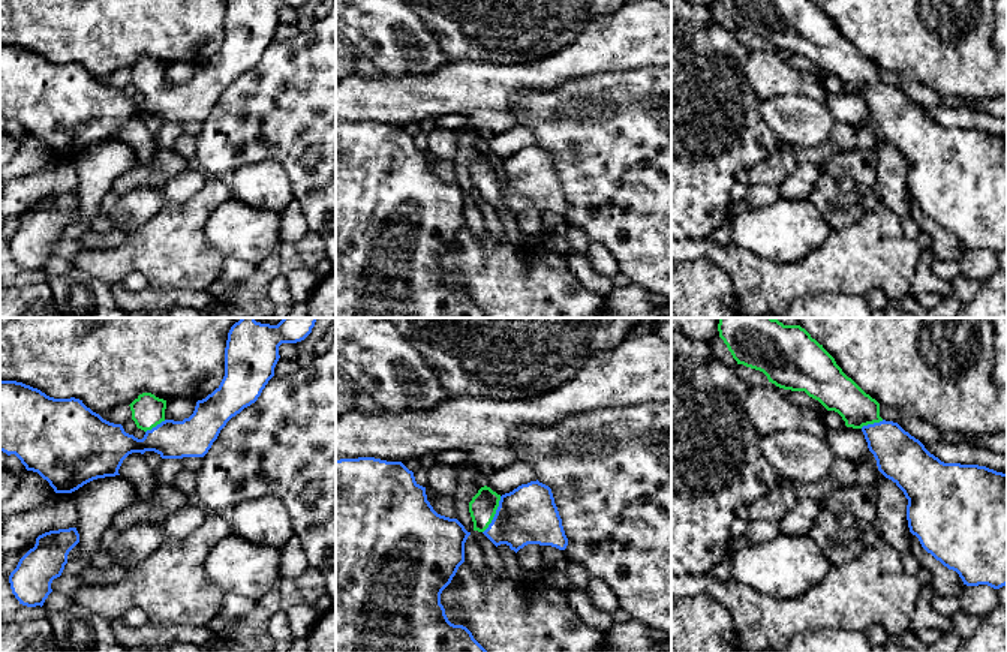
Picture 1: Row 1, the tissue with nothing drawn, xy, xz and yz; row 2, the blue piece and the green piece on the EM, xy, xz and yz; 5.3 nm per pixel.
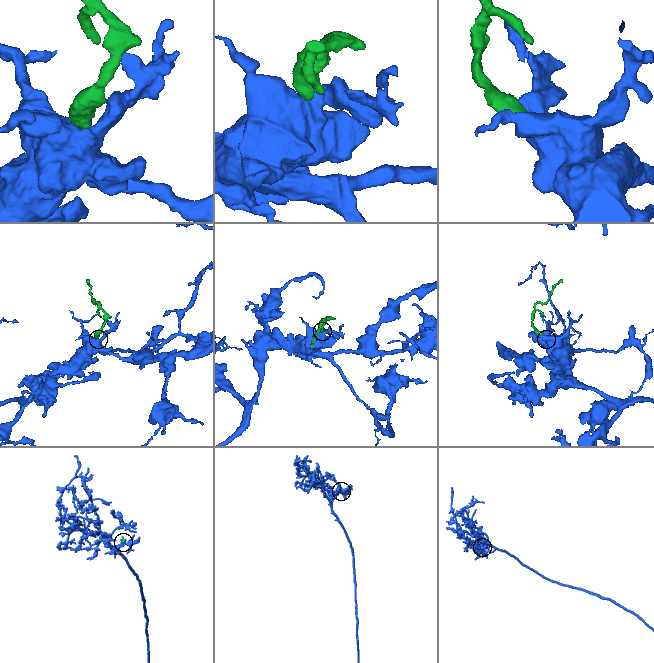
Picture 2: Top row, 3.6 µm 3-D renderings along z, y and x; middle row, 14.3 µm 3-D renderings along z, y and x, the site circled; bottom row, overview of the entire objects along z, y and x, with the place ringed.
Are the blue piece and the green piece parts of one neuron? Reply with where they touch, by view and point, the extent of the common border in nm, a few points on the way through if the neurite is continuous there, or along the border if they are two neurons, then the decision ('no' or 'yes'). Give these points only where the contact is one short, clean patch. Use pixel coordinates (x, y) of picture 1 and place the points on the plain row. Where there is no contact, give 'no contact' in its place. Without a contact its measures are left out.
xz (495, 179) | 220 nm | across xz (528, 179), (495, 179), (483, 171) | yes

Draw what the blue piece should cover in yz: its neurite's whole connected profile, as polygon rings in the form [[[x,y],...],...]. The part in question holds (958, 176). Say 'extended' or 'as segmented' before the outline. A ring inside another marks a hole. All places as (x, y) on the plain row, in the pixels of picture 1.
extended | [[[719,0],[737,28],[763,36],[769,46],[791,55],[805,55],[827,75],[838,76],[847,91],[860,93],[869,115],[877,124],[878,135],[892,144],[908,163],[907,184],[922,211],[949,234],[959,238],[964,249],[988,249],[1000,253],[1007,249],[1007,138],[986,130],[944,127],[931,118],[925,109],[905,96],[898,87],[880,81],[880,67],[866,58],[835,22],[811,0]]]

